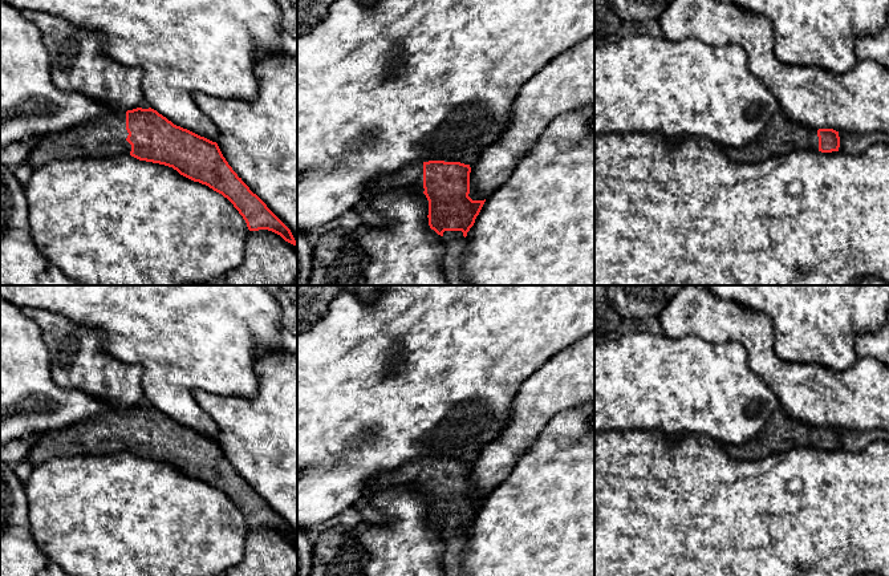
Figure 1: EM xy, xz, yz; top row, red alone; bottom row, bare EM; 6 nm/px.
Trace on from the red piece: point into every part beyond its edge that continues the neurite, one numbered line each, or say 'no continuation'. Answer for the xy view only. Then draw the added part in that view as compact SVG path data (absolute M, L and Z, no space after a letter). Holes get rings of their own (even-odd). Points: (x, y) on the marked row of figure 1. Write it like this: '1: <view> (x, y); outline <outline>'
1: xy (105, 136); outline M109 111L72 129L41 135L27 161L34 170L56 159L130 154L127 135L126 111Z

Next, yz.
1: yz (783, 134); outline M783 111L776 113L752 143L743 147L723 146L724 153L736 162L762 162L801 149L819 150L817 130L796 122Z

